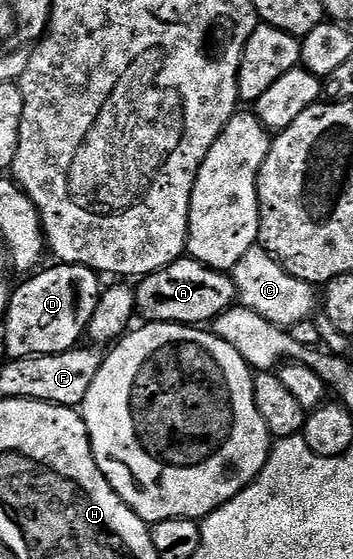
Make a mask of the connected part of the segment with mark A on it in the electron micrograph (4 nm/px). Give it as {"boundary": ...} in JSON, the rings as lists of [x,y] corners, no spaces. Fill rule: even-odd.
{"boundary":[[[182,256],[162,270],[144,275],[136,283],[137,314],[146,323],[178,322],[180,326],[211,324],[238,301],[236,284],[226,271],[212,270],[195,259]]]}

